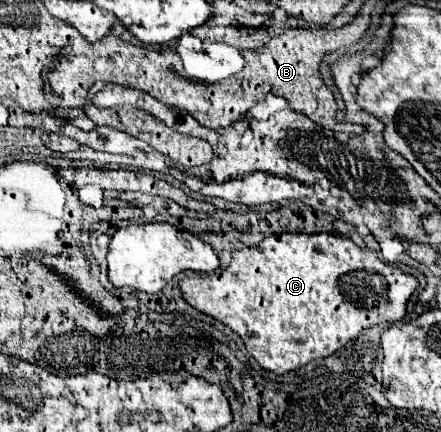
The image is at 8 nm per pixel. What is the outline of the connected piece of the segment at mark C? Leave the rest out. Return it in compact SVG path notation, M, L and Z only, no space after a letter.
M280 233L280 235L270 235L266 237L260 245L256 247L246 247L240 251L232 253L232 261L226 269L216 269L214 273L188 273L182 281L180 281L180 291L182 291L182 299L192 305L194 309L198 309L200 313L224 323L226 327L230 327L234 333L238 333L248 349L248 353L260 363L262 369L272 371L276 375L284 375L288 371L298 371L300 367L304 367L306 363L314 361L314 359L324 359L330 357L334 351L338 351L342 345L346 345L350 339L354 339L362 329L378 325L382 321L398 321L404 317L406 313L406 303L410 299L410 295L418 289L418 281L412 275L406 275L404 271L400 271L398 267L386 265L378 259L378 255L370 249L362 249L356 243L352 243L348 237L340 237L340 235L328 235L328 233L316 233L316 235L306 235L306 233Z

